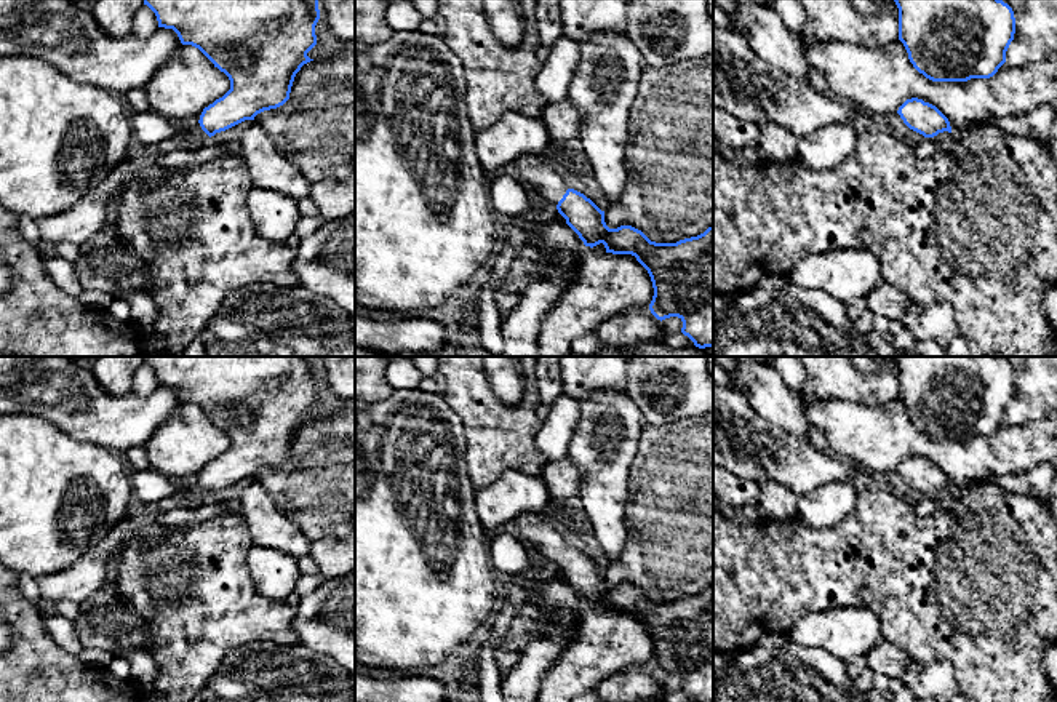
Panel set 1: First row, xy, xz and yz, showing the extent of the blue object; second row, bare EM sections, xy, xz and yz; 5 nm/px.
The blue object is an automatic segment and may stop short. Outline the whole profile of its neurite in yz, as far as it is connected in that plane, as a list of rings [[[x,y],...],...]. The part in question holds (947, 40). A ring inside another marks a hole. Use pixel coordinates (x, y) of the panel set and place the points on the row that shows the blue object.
[[[894,0],[899,8],[899,40],[913,67],[932,82],[990,78],[1006,62],[1015,18],[1003,0]]]

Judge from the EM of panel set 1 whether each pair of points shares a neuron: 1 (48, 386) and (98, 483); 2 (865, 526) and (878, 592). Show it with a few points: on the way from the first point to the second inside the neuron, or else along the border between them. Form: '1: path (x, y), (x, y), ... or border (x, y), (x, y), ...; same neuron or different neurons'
1: border (43, 419), (82, 442), (91, 442), (111, 451); different neurons
2: path (878, 542), (878, 576); same neuron

